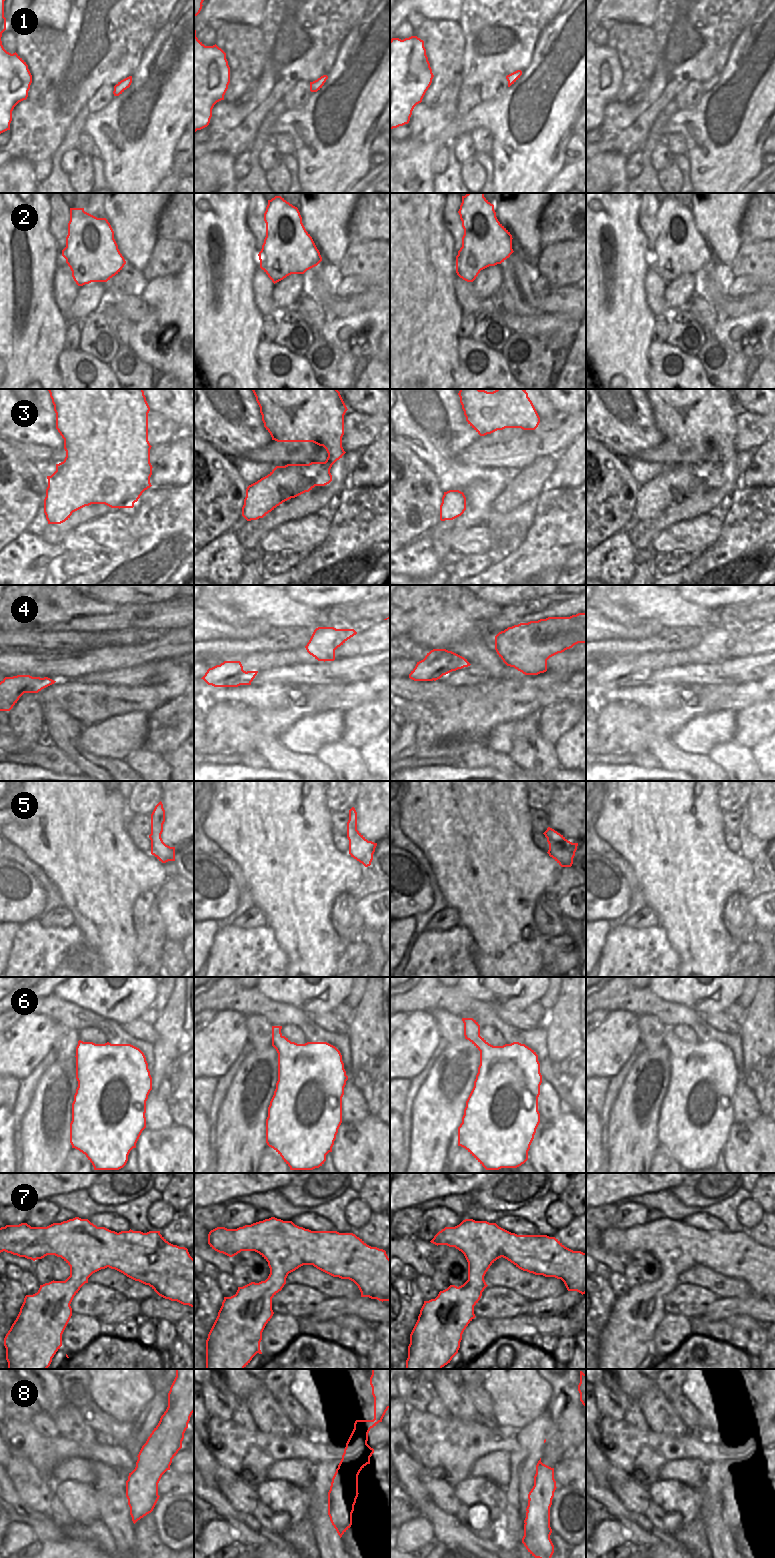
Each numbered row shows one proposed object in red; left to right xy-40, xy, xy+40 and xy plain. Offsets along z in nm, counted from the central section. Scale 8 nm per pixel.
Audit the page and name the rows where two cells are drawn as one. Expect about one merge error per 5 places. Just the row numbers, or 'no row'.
6, 8

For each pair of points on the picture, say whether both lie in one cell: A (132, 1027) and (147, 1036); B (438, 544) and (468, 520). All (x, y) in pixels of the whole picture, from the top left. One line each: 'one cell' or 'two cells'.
A: one cell
B: one cell

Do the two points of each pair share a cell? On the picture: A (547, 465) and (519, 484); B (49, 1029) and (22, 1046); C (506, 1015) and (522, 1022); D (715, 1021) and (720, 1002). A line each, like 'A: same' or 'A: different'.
A: same
B: same
C: same
D: different

